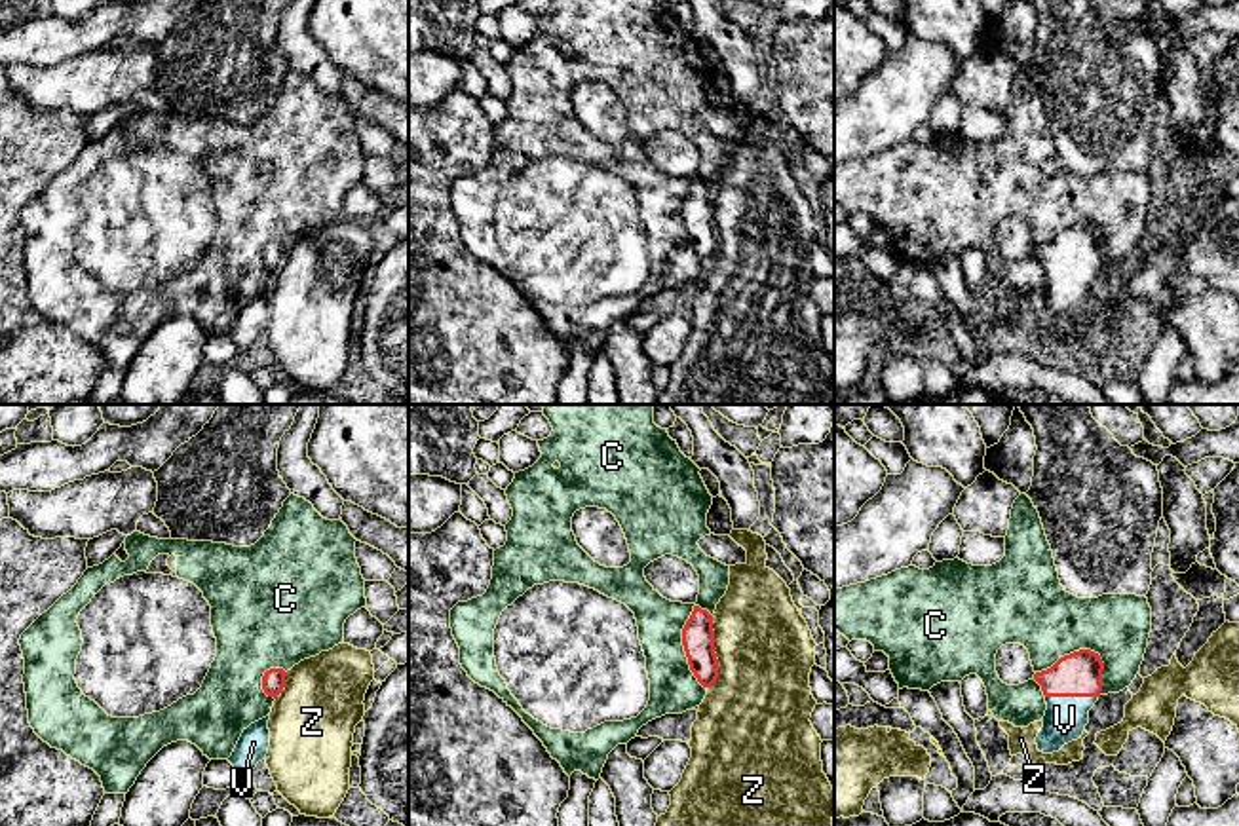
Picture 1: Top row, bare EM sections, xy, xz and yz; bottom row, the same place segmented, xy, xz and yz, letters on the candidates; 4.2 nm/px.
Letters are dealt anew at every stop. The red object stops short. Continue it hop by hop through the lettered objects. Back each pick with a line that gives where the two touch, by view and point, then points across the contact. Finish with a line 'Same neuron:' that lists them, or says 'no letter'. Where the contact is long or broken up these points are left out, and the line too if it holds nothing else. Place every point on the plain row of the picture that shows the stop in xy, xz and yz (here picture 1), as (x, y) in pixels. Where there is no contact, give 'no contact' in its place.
V: contact yz (1072, 270); way yz (1078, 249), (1072, 259), (1072, 270), (1065, 295)
Same neuron: V

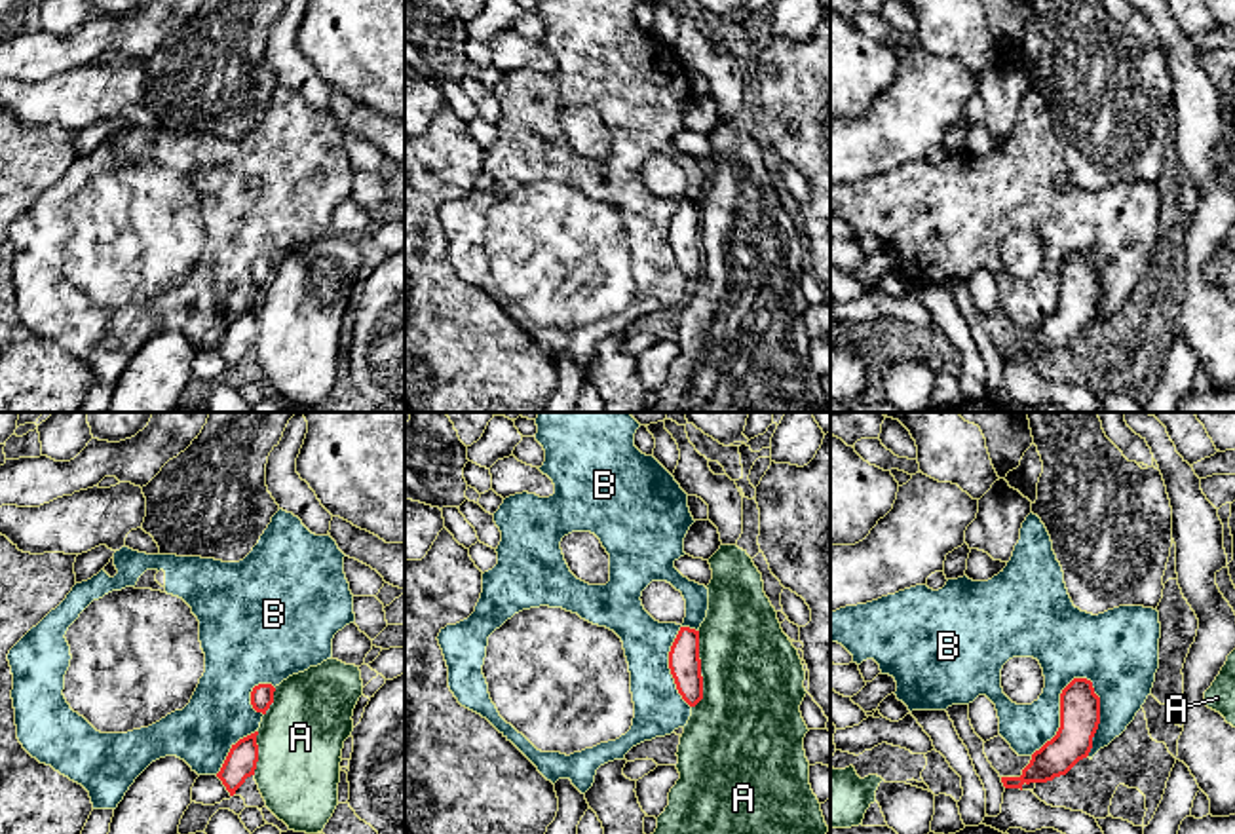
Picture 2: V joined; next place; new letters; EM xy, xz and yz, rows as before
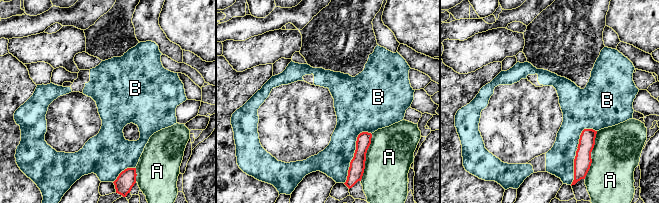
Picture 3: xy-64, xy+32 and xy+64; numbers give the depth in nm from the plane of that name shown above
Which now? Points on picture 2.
Same neuron: no letter

